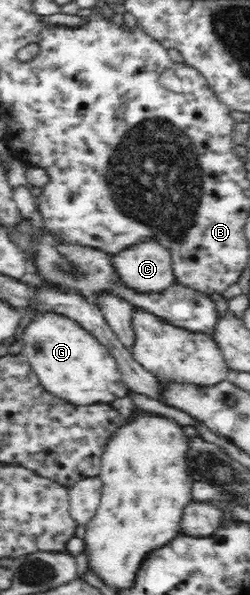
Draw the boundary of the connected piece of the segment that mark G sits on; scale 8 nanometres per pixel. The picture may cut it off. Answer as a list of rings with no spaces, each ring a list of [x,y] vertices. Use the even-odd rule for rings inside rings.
[[[52,312],[37,313],[24,328],[20,342],[24,344],[23,351],[41,385],[53,396],[68,403],[109,404],[112,400],[126,396],[129,391],[110,350],[66,316]]]

